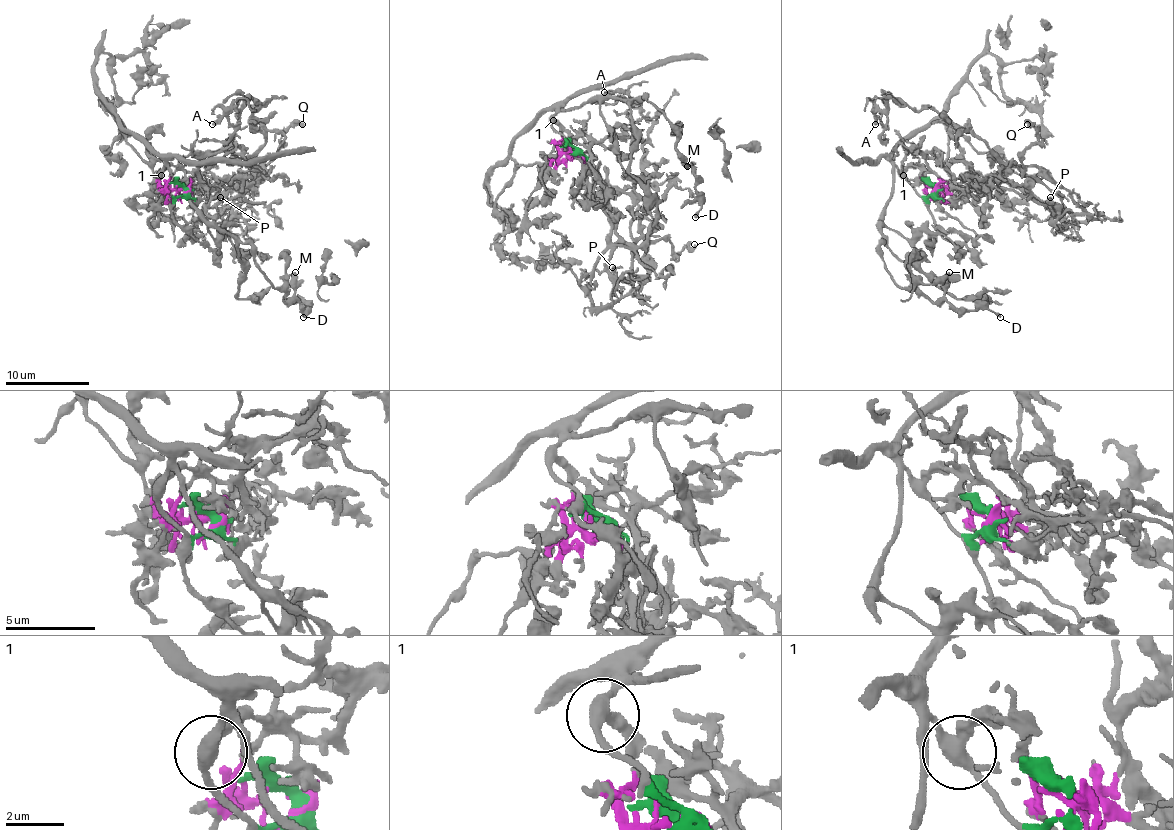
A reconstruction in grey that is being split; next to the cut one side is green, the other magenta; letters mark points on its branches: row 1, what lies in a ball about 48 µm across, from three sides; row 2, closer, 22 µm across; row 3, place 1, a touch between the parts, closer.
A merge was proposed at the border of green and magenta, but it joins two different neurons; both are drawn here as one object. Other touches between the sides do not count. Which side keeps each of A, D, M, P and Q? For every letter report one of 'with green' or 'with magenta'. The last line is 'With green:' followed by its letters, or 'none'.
A: with magenta
D: with green
M: with green
P: with magenta
Q: with magenta
With green: D, M

